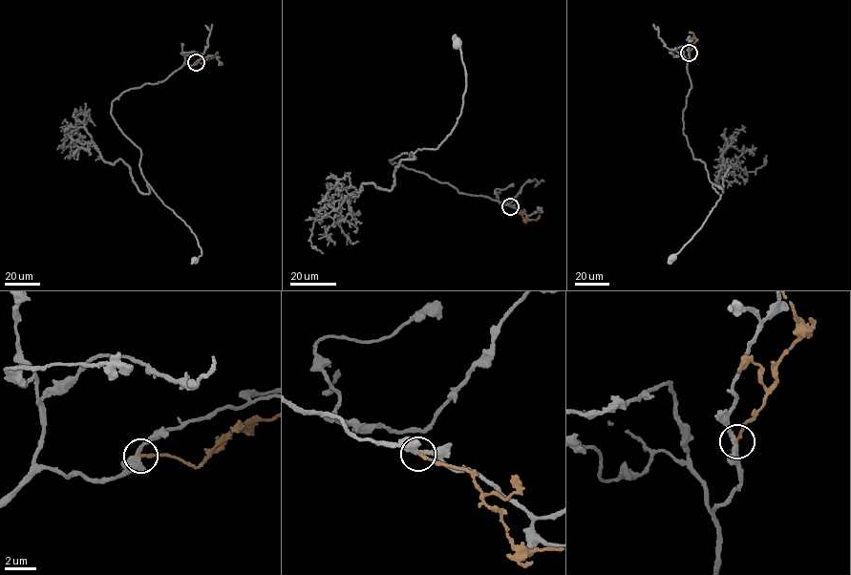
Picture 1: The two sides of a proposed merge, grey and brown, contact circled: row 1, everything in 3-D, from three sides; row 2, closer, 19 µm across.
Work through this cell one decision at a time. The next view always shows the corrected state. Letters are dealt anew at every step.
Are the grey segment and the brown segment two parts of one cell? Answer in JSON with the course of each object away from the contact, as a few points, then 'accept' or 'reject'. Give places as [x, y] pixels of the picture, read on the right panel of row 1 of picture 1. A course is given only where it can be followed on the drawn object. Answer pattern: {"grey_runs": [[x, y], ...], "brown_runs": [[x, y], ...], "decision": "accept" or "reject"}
{"grey_runs": [[689, 53], [691, 86], [683, 134], [693, 159], [704, 162], [712, 186], [721, 195], [703, 225], [672, 257]], "brown_runs": [[689, 53], [695, 39], [689, 32]], "decision": "reject"}

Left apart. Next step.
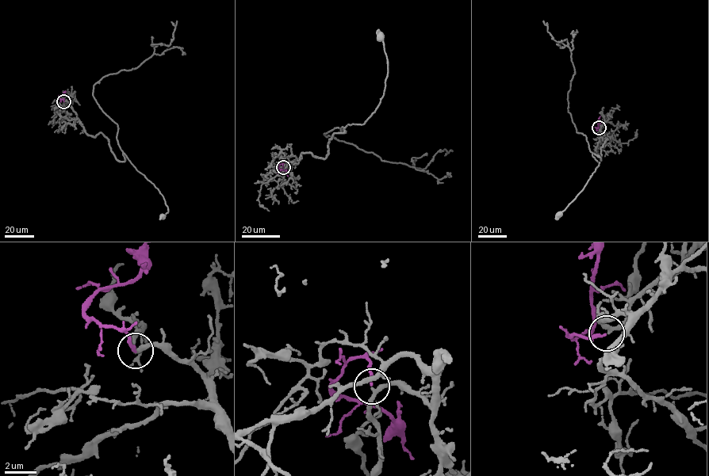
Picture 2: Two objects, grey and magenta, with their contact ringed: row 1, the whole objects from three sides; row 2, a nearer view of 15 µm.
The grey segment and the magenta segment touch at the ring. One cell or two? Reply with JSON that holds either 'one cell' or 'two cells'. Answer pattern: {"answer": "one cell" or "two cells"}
{"answer": "one cell"}

